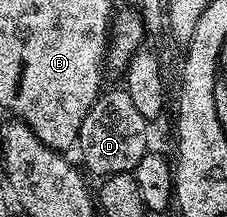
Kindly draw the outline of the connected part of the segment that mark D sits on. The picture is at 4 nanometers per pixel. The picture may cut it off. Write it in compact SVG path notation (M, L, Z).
M117 87L113 91L102 92L80 125L77 151L80 151L85 163L84 172L89 175L94 173L97 179L132 173L139 160L149 151L147 128L145 117L136 110L135 103L124 88Z

